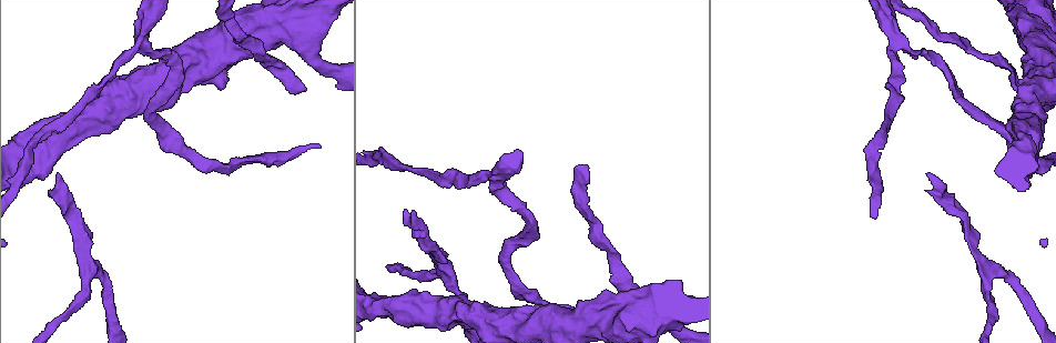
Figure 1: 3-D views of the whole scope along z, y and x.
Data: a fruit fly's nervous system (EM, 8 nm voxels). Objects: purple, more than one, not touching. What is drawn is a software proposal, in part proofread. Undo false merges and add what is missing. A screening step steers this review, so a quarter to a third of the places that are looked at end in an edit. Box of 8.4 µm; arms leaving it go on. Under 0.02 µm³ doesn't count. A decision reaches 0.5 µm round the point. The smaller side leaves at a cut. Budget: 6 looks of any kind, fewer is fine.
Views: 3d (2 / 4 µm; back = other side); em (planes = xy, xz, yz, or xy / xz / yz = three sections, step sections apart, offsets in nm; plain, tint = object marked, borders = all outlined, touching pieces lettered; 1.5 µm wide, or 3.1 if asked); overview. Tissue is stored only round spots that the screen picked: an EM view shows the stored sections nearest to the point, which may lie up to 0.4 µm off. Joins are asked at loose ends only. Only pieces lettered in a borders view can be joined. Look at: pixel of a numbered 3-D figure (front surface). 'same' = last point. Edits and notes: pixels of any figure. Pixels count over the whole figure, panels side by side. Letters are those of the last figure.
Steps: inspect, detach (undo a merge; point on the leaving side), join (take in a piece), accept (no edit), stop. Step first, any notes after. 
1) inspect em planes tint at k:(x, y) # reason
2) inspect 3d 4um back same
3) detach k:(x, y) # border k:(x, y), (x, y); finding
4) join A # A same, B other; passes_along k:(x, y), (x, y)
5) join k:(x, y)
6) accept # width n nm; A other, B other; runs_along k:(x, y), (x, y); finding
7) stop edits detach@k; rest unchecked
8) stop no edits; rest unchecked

inspect em planes tint at 1:(985, 266)

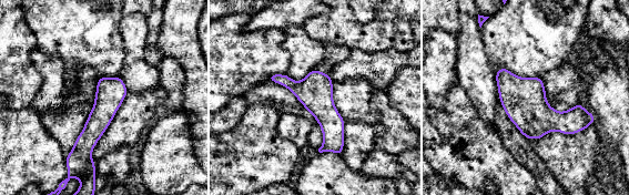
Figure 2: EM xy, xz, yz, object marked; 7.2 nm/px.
inspect em planes borders same # see the neighbours

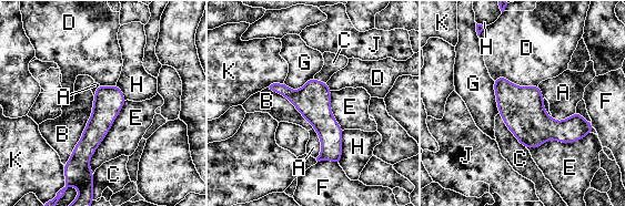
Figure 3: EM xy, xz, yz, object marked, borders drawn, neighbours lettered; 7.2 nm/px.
accept # A other, B other, C other, D other, E other, F other, G other, H other, J other, K other; runs_along 3:(273, 86), (326, 126), (336, 160); continuous, no second neuron

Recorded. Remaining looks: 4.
inspect em xz step 8 borders at 1:(183, 44) # thick end

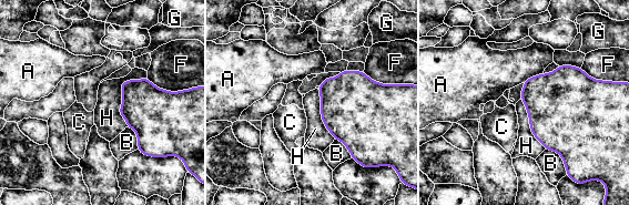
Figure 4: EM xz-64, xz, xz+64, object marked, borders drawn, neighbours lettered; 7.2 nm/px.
inspect em planes borders same # cut it another way

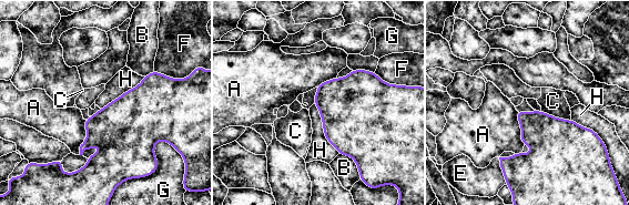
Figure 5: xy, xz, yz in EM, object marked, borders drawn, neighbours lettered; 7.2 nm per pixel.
accept # longest_contact G 550 nm; A other, B other, C other, E other, F other, G other, H other; none of them fits

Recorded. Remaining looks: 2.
inspect em yz step 4 tint at 1:(899, 36) # three arms meet

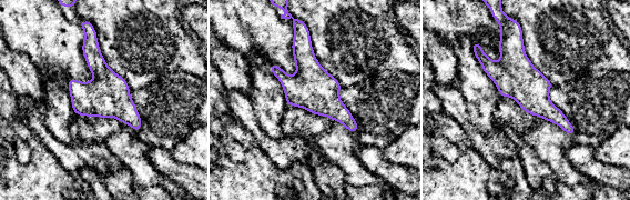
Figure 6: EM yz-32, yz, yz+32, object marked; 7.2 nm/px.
inspect em planes borders same # cut it another way

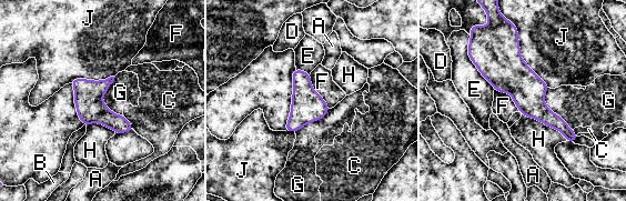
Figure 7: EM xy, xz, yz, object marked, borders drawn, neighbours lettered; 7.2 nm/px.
accept # width 160 nm; A other, B other, C other, D other, E other, F other, G other, H other, J other; continuous, no second neuron

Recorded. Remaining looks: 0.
stop no edits; rest unchecked

